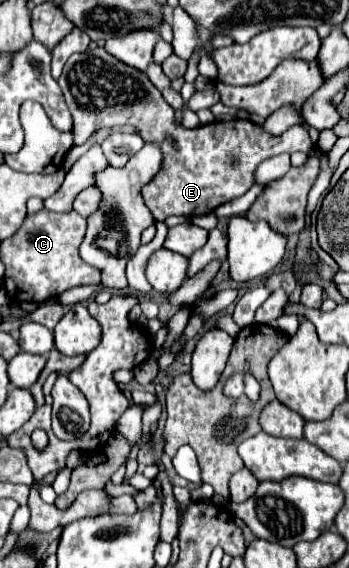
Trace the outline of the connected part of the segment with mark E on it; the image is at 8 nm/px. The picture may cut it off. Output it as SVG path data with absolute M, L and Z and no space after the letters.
M103 47L71 55L63 67L59 87L73 115L75 145L83 145L91 133L101 127L129 125L145 143L153 143L161 149L161 169L141 189L145 205L157 221L165 221L169 215L205 215L219 205L245 195L255 183L257 165L279 153L303 151L307 155L318 156L321 161L321 173L308 194L307 215L315 210L320 197L329 187L333 172L328 166L328 152L311 143L307 128L291 127L283 135L271 135L249 119L233 119L185 129L175 121L175 109L163 99L161 91L155 89L145 71L121 63Z

